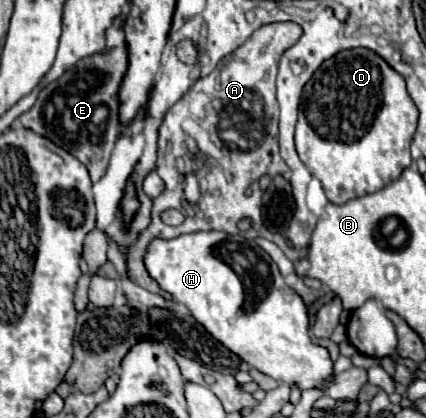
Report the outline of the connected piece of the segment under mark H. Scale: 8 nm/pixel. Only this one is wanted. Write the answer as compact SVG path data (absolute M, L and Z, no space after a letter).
M199 231L181 235L177 239L155 239L145 255L145 265L149 275L173 295L177 303L189 307L193 317L227 349L237 353L245 363L255 367L257 371L283 381L287 385L295 385L297 389L313 389L333 385L333 361L329 351L313 341L309 333L309 311L303 299L281 281L281 273L273 259L251 239L243 235L227 235L219 231Z

